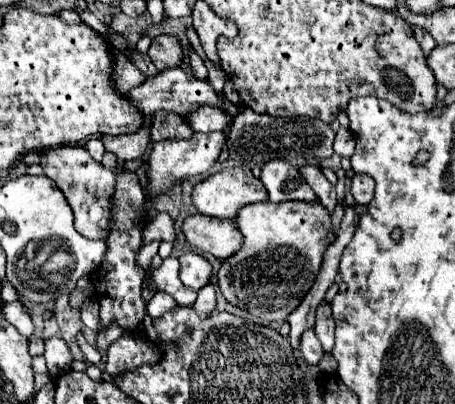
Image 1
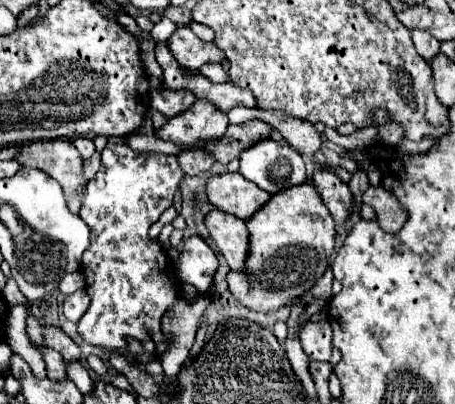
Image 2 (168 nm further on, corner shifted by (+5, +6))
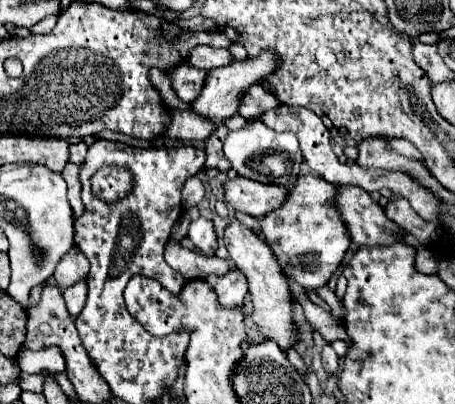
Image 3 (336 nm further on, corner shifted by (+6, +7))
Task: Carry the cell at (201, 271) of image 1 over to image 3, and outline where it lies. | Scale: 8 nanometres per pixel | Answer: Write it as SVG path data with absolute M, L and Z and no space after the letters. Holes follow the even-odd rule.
M199 217L189 223L189 239L205 255L213 255L217 251L217 235L213 229L213 221L205 217Z

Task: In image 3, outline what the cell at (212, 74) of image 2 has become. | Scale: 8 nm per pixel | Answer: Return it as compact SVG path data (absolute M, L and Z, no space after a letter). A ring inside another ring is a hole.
M259 53L257 57L247 57L243 61L229 63L221 69L211 69L209 77L207 77L207 83L201 91L201 97L193 103L193 111L209 117L217 125L223 123L223 119L237 113L237 105L241 103L241 97L245 95L245 89L249 89L249 85L255 85L257 81L261 81L261 77L269 77L269 71L277 69L275 59L277 57L273 57L273 53Z

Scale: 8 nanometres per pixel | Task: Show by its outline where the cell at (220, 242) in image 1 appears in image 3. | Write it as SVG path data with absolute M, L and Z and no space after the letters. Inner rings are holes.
M233 221L225 229L225 245L229 249L229 255L235 267L243 271L249 281L249 293L253 301L251 319L261 331L263 339L275 341L283 351L291 349L299 341L299 331L295 329L295 323L293 323L293 303L291 303L291 291L287 285L287 277L281 273L281 265L277 265L273 251L257 233L253 233L239 221Z

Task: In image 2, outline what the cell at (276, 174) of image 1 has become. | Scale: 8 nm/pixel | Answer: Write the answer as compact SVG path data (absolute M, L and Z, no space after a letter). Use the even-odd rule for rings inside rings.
M262 140L240 154L240 172L270 194L306 182L304 160L290 146Z

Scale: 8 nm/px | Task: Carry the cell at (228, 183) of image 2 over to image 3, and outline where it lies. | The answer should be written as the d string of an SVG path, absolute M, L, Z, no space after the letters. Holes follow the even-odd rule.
M235 177L225 183L227 203L243 213L263 219L267 213L279 209L289 195L289 187L259 183L247 177Z

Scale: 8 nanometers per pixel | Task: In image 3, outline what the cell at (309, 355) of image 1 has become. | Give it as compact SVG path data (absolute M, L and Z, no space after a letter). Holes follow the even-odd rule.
M325 345L323 353L321 353L321 359L323 359L323 369L331 375L335 375L339 371L339 365L341 365L341 359L337 357L337 353L333 351L331 345Z

